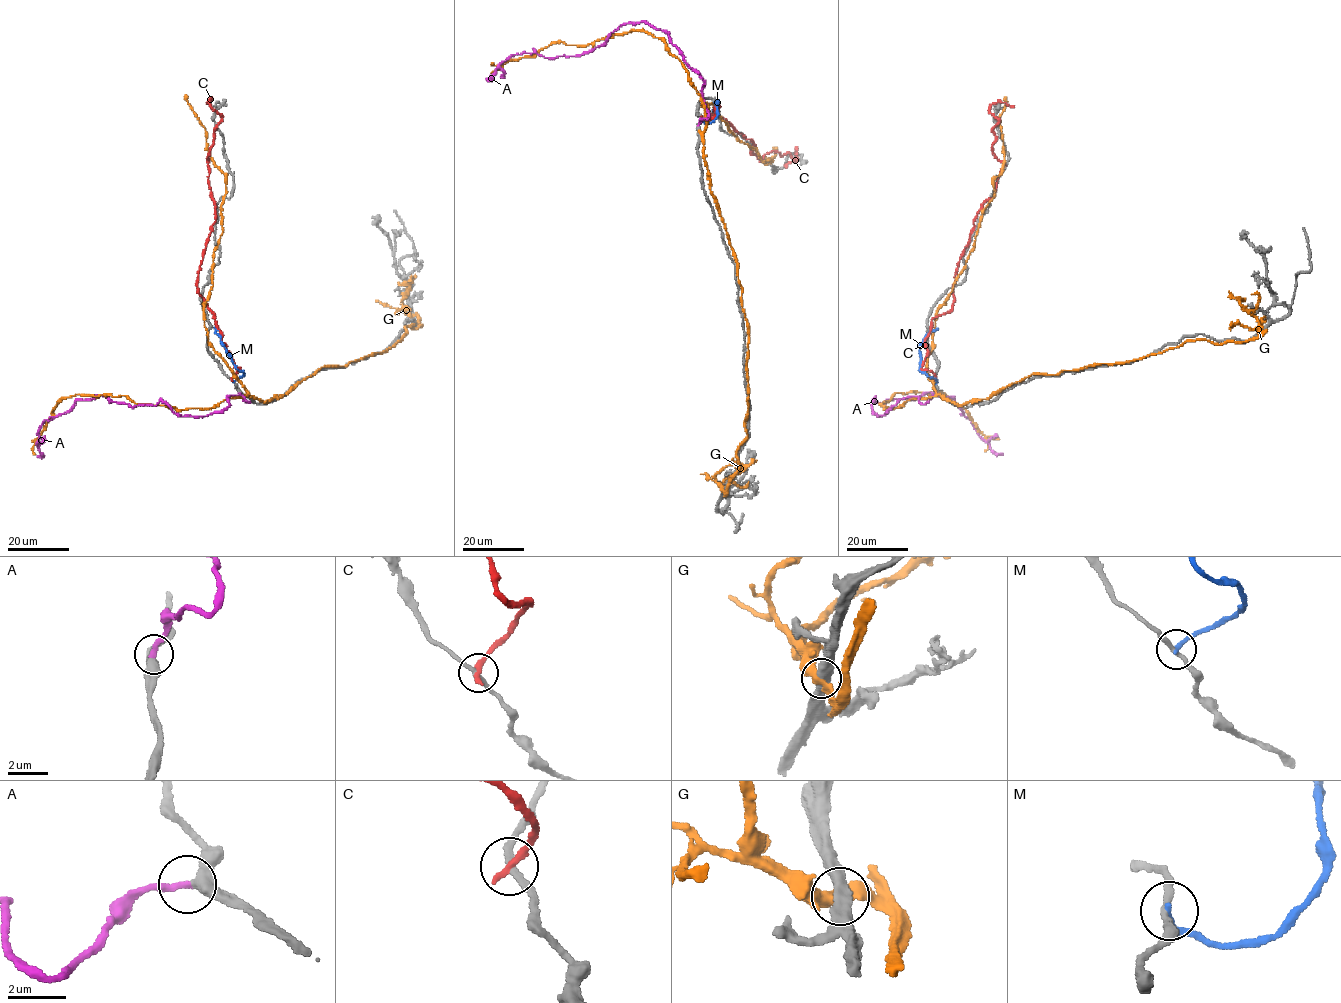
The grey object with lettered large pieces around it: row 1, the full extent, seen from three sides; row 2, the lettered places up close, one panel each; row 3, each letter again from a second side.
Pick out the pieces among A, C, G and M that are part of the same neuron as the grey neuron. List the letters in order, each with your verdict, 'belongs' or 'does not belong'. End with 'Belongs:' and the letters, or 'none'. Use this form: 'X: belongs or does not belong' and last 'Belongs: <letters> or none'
A: belongs
C: does not belong
G: does not belong
M: does not belong
Belongs: A

